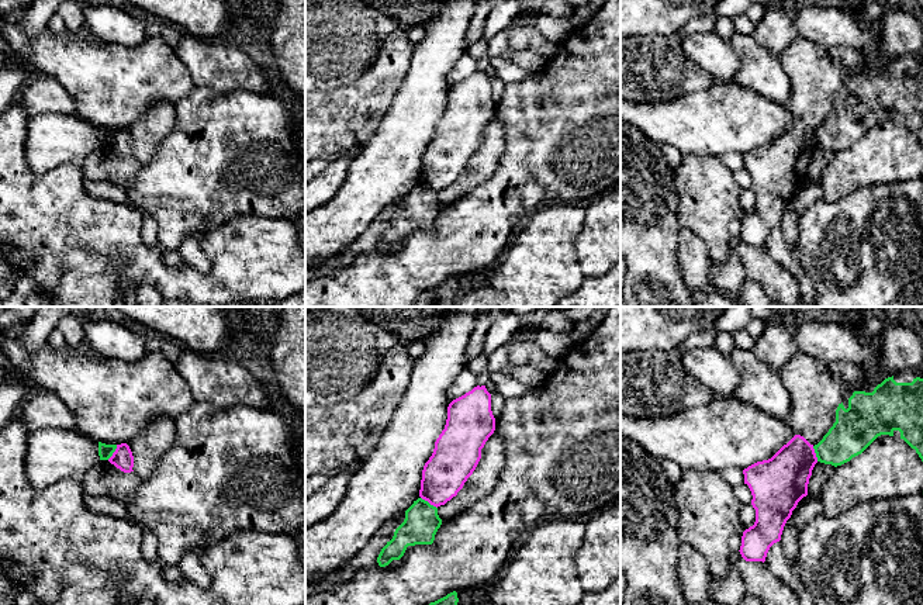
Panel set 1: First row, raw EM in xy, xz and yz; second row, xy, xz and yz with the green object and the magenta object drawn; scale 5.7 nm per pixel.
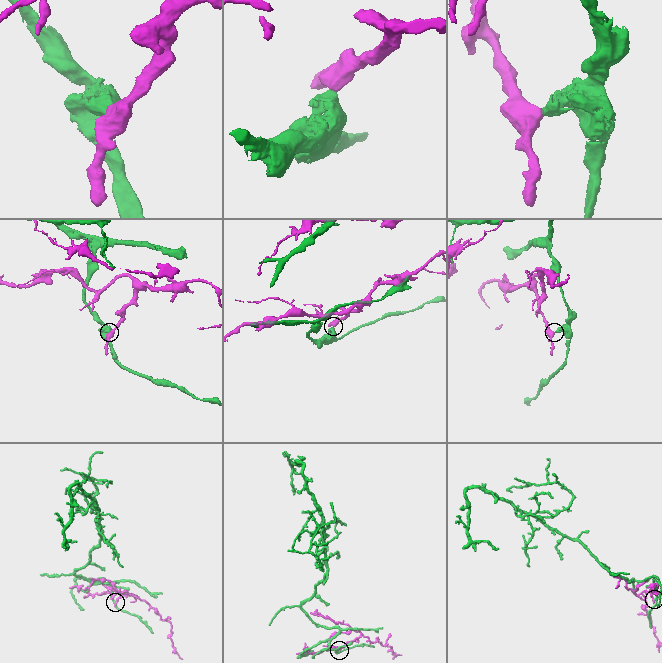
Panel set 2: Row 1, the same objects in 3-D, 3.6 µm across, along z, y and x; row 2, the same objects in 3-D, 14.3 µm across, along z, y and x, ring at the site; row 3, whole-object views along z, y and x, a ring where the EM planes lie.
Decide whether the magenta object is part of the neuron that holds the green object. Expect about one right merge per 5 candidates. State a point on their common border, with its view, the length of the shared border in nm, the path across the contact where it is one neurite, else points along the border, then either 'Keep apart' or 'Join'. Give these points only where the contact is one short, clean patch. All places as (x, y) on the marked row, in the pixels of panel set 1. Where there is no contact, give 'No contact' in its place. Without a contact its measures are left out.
Touches green at xz (428, 502). Shared border 120 nm. Keep apart

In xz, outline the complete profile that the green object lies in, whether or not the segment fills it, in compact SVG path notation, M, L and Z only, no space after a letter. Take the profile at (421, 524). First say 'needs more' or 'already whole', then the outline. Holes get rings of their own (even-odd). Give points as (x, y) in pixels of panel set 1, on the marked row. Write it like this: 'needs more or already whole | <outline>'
already whole | M418 498L405 511L405 519L395 529L393 539L381 549L377 557L378 566L386 567L393 560L400 560L408 546L432 544L440 525L438 508Z

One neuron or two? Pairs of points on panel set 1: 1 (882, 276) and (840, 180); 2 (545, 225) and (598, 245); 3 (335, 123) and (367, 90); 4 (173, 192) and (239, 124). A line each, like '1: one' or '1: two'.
1: two
2: two
3: one
4: one

